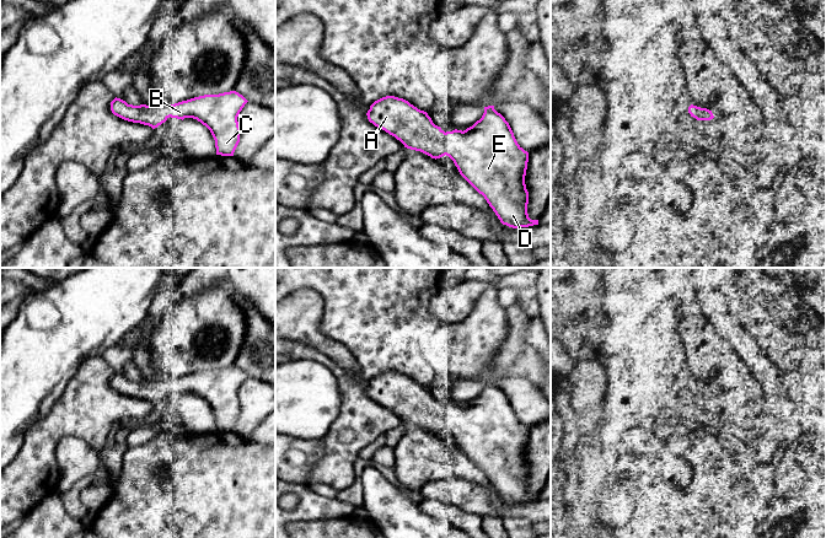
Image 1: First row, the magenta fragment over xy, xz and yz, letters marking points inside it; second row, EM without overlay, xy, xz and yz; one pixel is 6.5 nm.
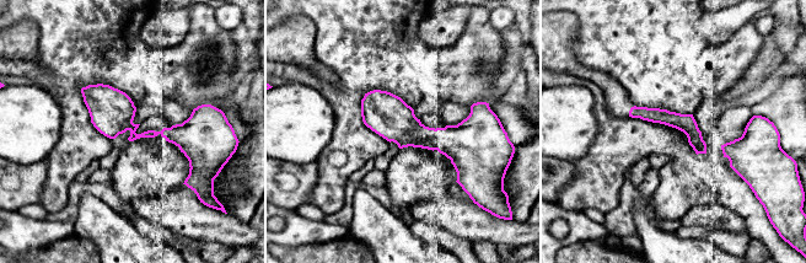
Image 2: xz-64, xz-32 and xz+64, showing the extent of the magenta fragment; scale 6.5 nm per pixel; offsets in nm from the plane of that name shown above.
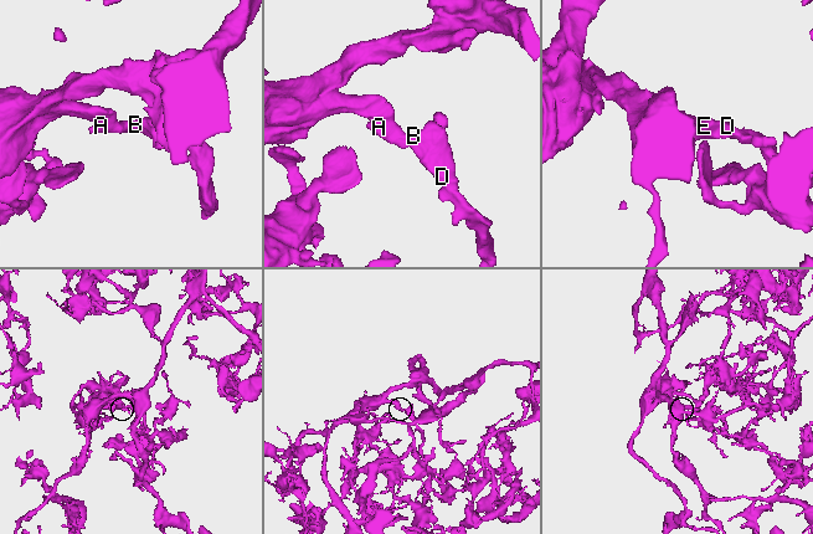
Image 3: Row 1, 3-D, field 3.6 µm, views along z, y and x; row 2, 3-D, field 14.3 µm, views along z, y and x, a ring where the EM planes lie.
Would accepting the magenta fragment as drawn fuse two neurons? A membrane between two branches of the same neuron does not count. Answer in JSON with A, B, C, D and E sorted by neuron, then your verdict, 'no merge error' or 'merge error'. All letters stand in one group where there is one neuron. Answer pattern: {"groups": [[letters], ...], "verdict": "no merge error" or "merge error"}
{"groups": [["A", "B", "C", "D", "E"]], "verdict": "no merge error"}

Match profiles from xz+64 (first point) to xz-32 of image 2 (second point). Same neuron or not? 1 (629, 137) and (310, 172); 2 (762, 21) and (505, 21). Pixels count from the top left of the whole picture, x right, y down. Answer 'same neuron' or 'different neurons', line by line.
1: different neurons
2: same neuron

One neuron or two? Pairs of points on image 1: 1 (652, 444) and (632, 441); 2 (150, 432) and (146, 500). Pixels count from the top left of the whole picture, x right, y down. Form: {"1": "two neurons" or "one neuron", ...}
{"1": "one neuron", "2": "two neurons"}

